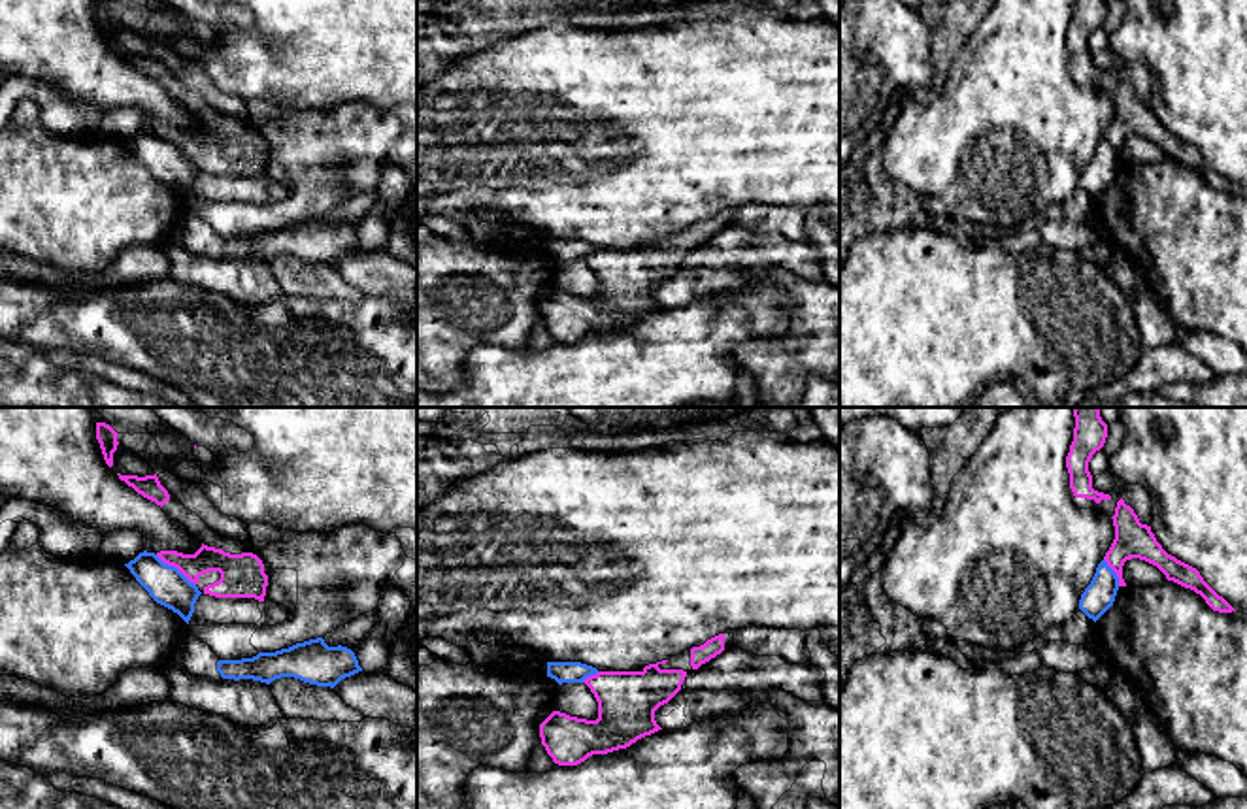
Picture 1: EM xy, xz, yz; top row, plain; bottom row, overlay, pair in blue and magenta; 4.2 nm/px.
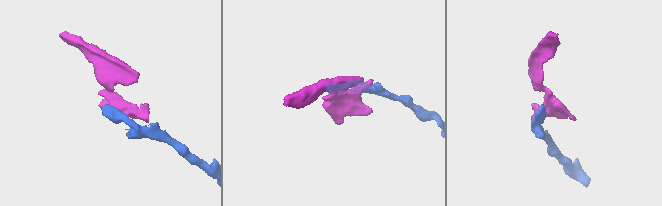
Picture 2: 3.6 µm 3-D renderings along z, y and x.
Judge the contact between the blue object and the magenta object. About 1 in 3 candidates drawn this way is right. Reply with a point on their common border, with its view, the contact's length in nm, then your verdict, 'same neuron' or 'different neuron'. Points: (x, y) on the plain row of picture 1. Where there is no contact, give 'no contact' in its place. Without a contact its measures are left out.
xy (176, 146) | 220 nm | same neuron

